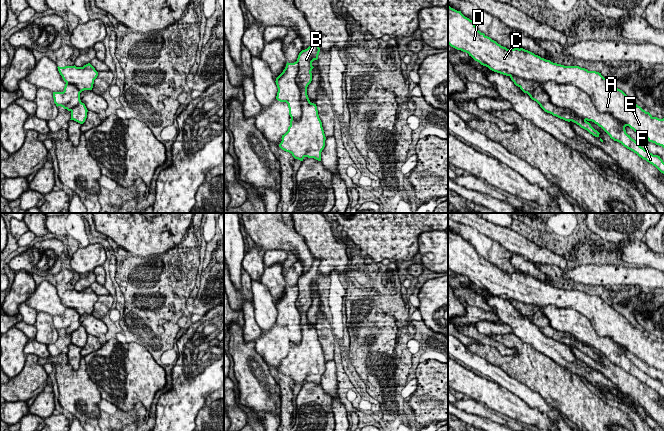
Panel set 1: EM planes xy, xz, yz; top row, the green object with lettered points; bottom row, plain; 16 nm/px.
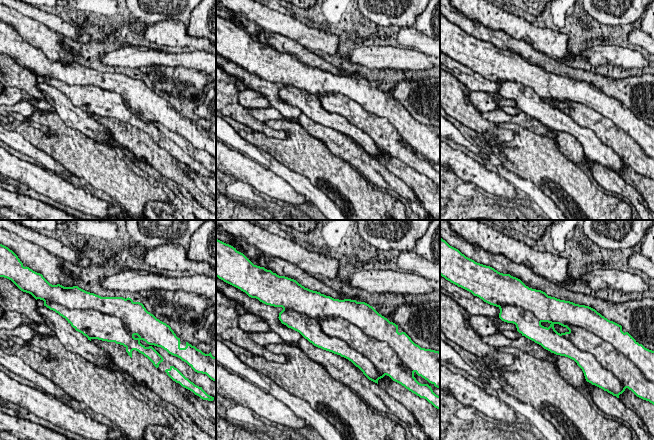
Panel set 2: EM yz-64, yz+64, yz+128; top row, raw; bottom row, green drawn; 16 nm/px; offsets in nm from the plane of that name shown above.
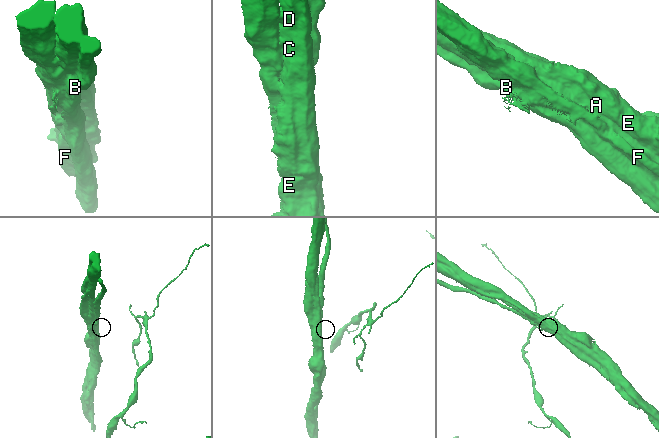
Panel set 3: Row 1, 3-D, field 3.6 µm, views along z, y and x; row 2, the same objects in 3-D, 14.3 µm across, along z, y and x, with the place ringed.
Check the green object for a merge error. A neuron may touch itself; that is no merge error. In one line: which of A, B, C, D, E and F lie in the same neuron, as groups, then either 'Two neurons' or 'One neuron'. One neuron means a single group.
Groups: A B C D E / F. Two neurons

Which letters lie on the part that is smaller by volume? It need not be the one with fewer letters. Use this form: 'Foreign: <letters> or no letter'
Foreign: F

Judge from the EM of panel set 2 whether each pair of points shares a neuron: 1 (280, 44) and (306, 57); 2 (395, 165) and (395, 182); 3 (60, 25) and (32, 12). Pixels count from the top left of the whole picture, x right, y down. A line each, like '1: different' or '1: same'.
1: same
2: different
3: same

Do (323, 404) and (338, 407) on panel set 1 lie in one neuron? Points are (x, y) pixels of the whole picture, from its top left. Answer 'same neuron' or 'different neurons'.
different neurons

